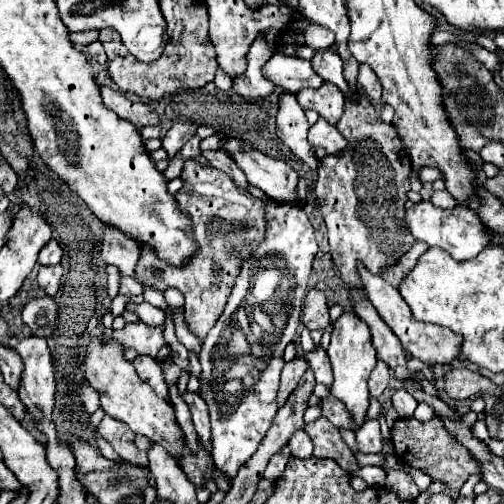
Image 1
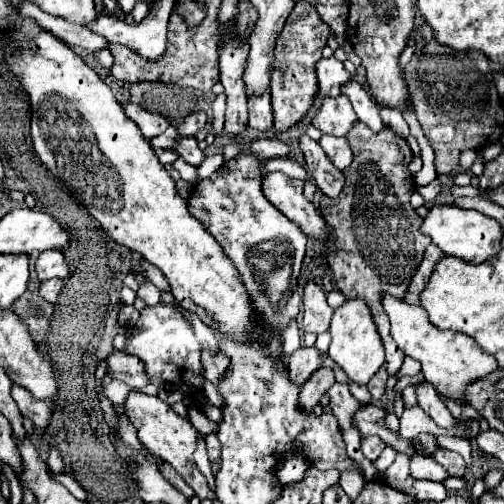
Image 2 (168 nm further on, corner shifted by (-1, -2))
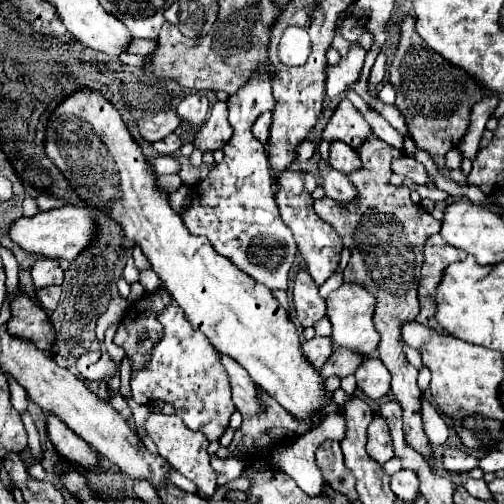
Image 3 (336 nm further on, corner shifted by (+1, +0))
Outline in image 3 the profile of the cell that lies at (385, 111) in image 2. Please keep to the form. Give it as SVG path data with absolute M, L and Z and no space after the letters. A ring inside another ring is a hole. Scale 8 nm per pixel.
M352 43L350 53L344 59L340 59L338 65L326 67L326 75L328 75L326 95L328 97L338 97L348 87L358 83L360 73L362 73L362 65L364 65L364 57L366 57L366 51L362 47L356 47L356 43Z

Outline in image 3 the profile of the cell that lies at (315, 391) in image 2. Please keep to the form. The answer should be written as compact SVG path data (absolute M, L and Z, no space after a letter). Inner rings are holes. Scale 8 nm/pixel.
M334 351L334 355L324 363L320 369L320 377L346 377L356 371L356 367L362 363L360 355L352 355L352 351Z

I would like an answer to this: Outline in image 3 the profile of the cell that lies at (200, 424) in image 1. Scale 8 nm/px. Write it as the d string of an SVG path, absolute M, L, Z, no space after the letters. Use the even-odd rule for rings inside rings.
M212 455L212 469L218 475L218 485L226 485L228 481L232 481L240 475L244 465L238 463L238 459L232 459L232 457L220 459L218 455Z

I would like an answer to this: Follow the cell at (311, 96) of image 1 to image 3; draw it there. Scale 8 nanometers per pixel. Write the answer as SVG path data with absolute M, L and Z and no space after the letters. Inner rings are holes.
M342 99L334 109L328 125L324 127L322 139L344 141L356 149L370 133L372 129L368 129L368 123L360 115L360 111L348 99Z

